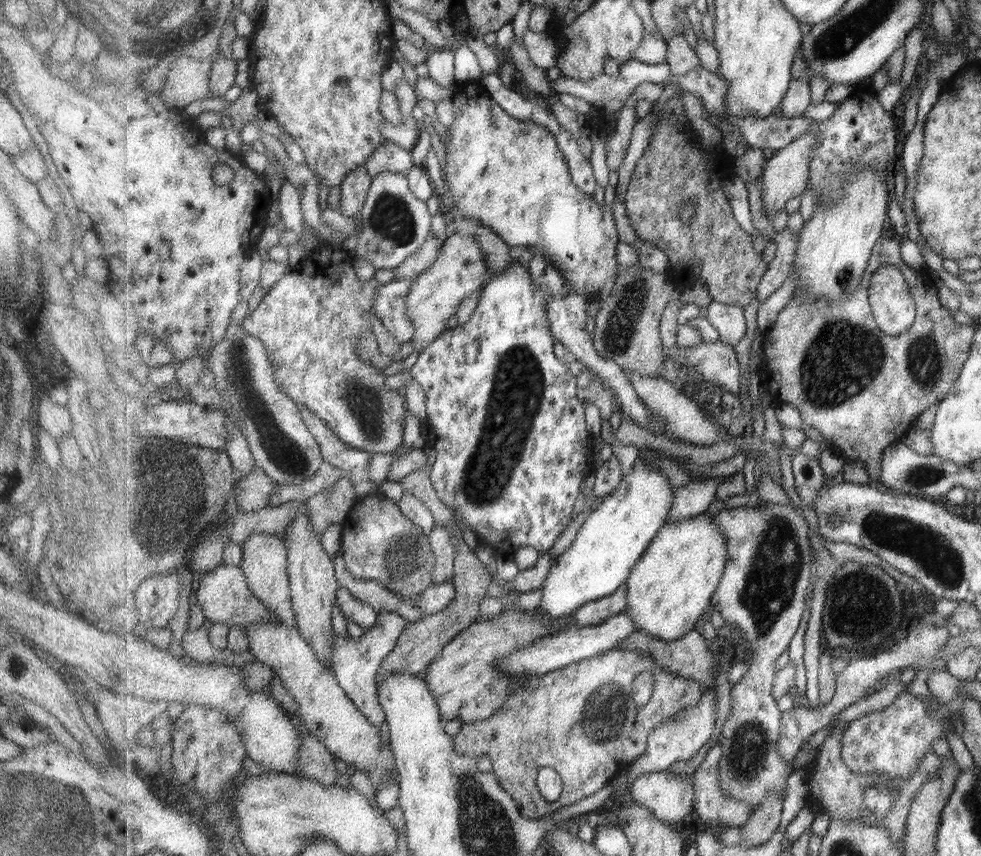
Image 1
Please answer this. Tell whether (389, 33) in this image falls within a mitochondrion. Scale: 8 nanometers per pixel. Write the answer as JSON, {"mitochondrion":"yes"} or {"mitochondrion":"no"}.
{"mitochondrion":"no"}

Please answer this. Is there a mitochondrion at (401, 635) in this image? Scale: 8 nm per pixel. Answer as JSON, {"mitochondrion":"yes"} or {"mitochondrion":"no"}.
{"mitochondrion":"no"}

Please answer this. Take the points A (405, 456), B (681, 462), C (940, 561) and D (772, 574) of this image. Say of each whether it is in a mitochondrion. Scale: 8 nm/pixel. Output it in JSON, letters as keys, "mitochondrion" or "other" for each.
{"A":"other","B":"other","C":"mitochondrion","D":"mitochondrion"}

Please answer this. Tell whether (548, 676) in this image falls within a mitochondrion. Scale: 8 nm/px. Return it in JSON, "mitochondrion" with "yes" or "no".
{"mitochondrion":"no"}

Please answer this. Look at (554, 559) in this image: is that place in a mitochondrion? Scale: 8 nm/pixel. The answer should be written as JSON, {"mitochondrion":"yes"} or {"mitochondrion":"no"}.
{"mitochondrion":"no"}

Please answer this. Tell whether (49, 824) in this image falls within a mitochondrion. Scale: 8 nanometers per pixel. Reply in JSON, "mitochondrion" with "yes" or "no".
{"mitochondrion":"yes"}

